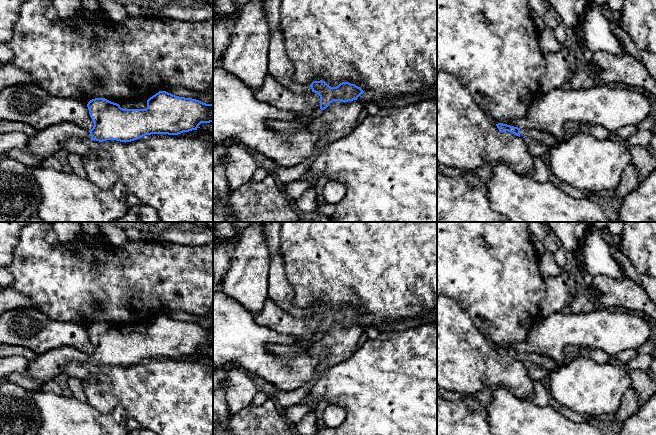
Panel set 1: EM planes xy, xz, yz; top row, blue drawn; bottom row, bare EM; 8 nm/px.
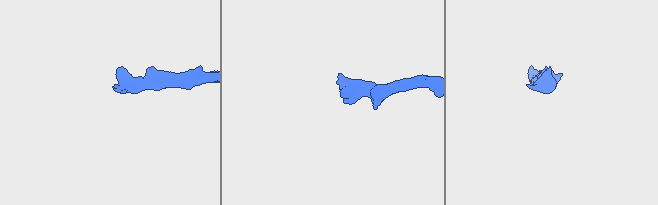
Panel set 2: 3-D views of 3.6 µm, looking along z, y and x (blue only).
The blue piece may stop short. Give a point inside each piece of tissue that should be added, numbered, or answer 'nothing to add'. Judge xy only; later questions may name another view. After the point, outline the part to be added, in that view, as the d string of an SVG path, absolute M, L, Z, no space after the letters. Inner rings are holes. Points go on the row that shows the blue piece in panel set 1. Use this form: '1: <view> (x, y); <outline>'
1: xy (45, 143); M62 122L37 131L29 139L26 151L11 150L8 157L30 168L41 166L43 161L64 149L70 138L90 139L90 132L76 124Z

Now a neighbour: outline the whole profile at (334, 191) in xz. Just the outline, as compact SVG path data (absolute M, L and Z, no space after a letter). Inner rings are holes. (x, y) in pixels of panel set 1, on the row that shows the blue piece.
M330 179L324 187L321 195L326 203L336 205L344 198L345 193L346 185L344 182Z

